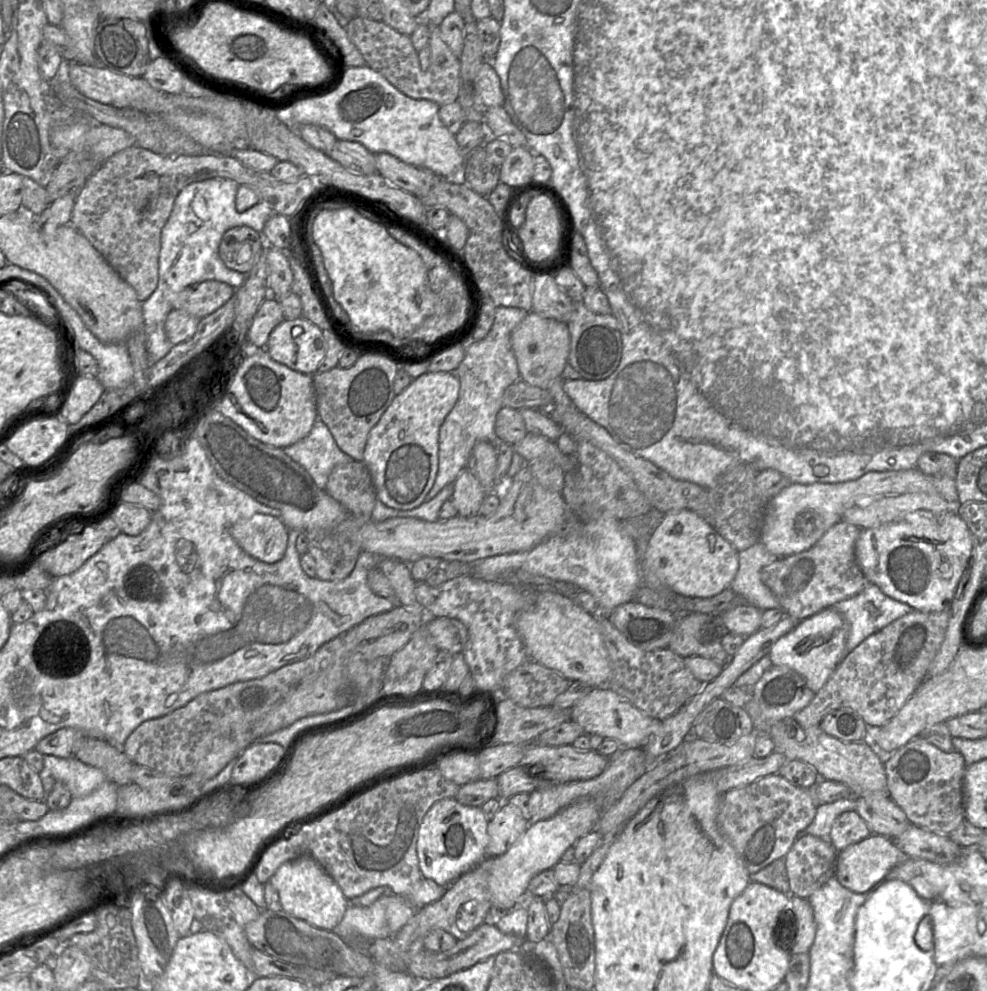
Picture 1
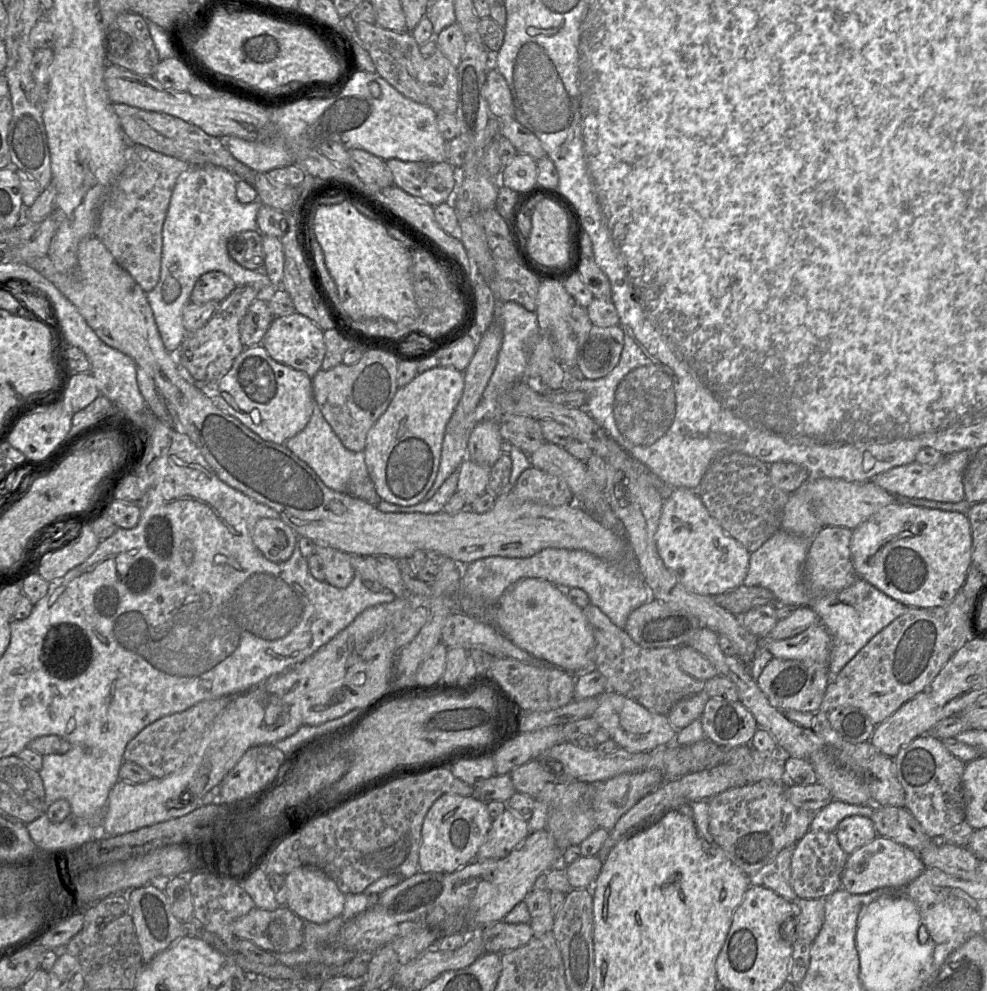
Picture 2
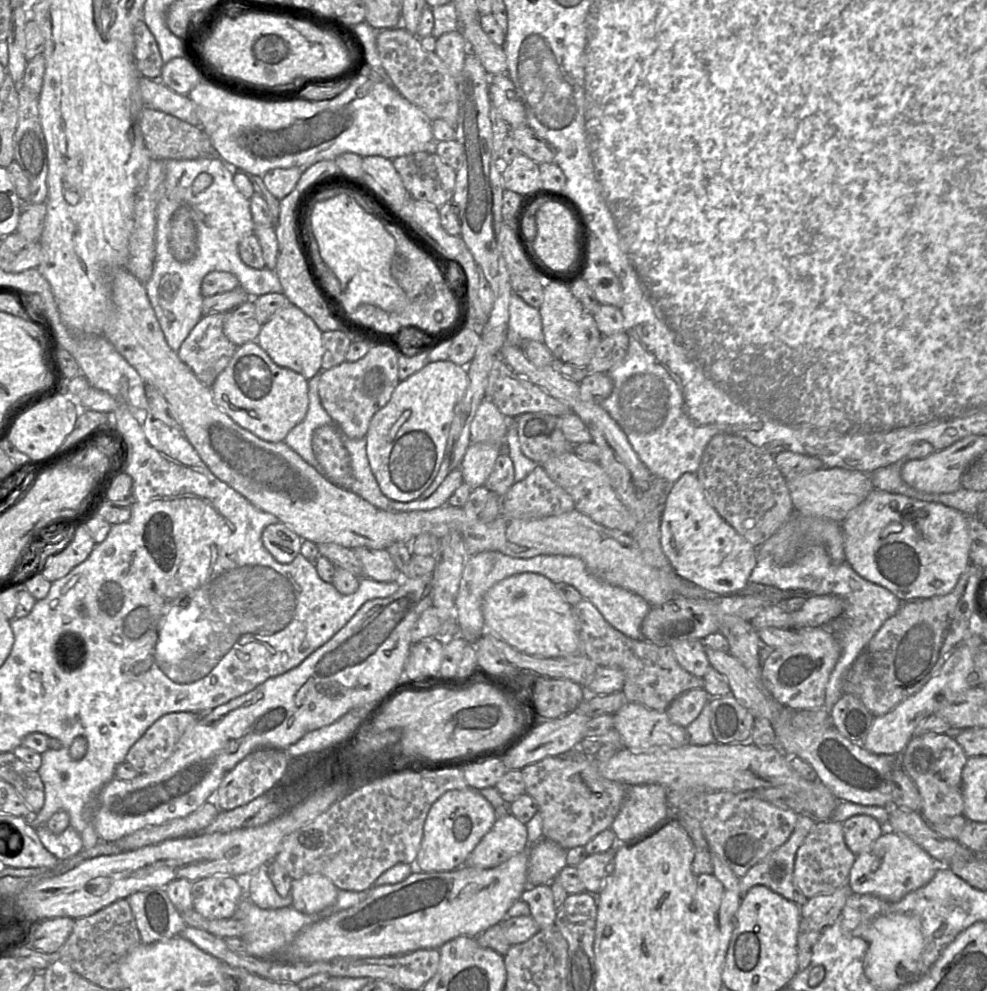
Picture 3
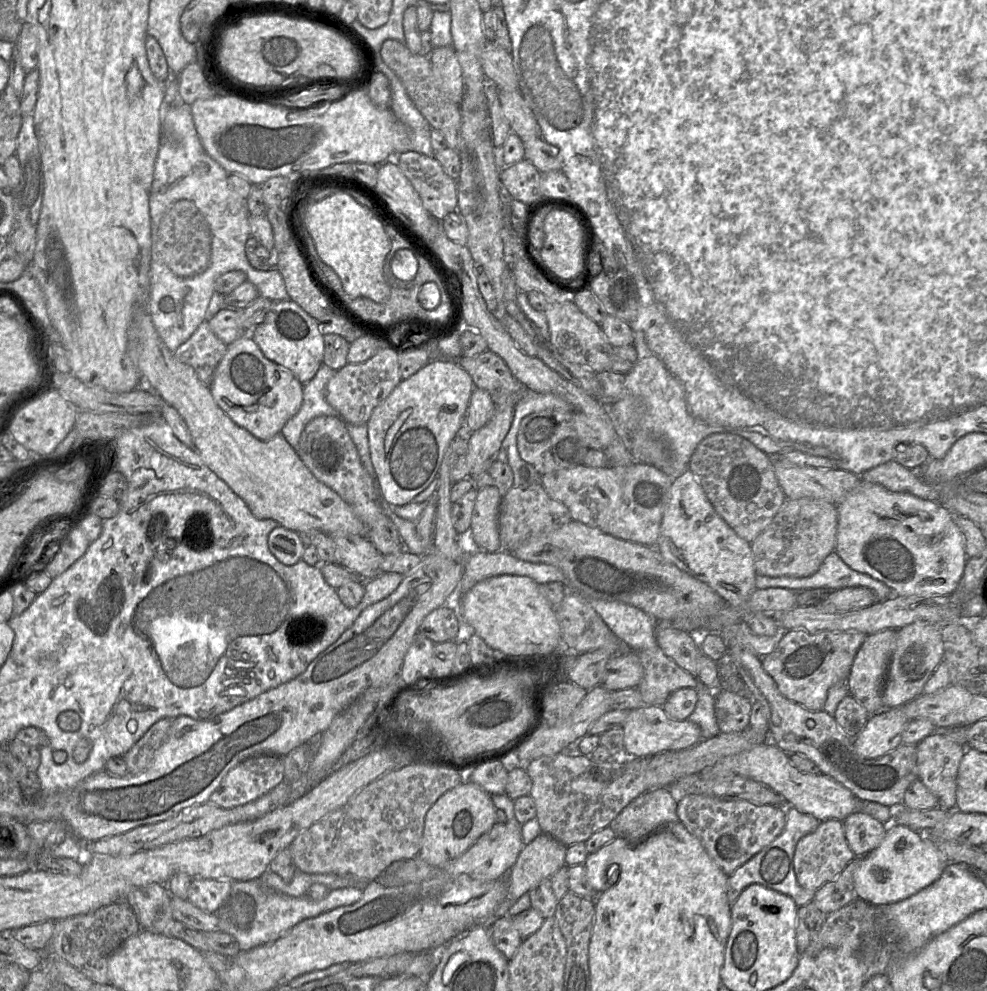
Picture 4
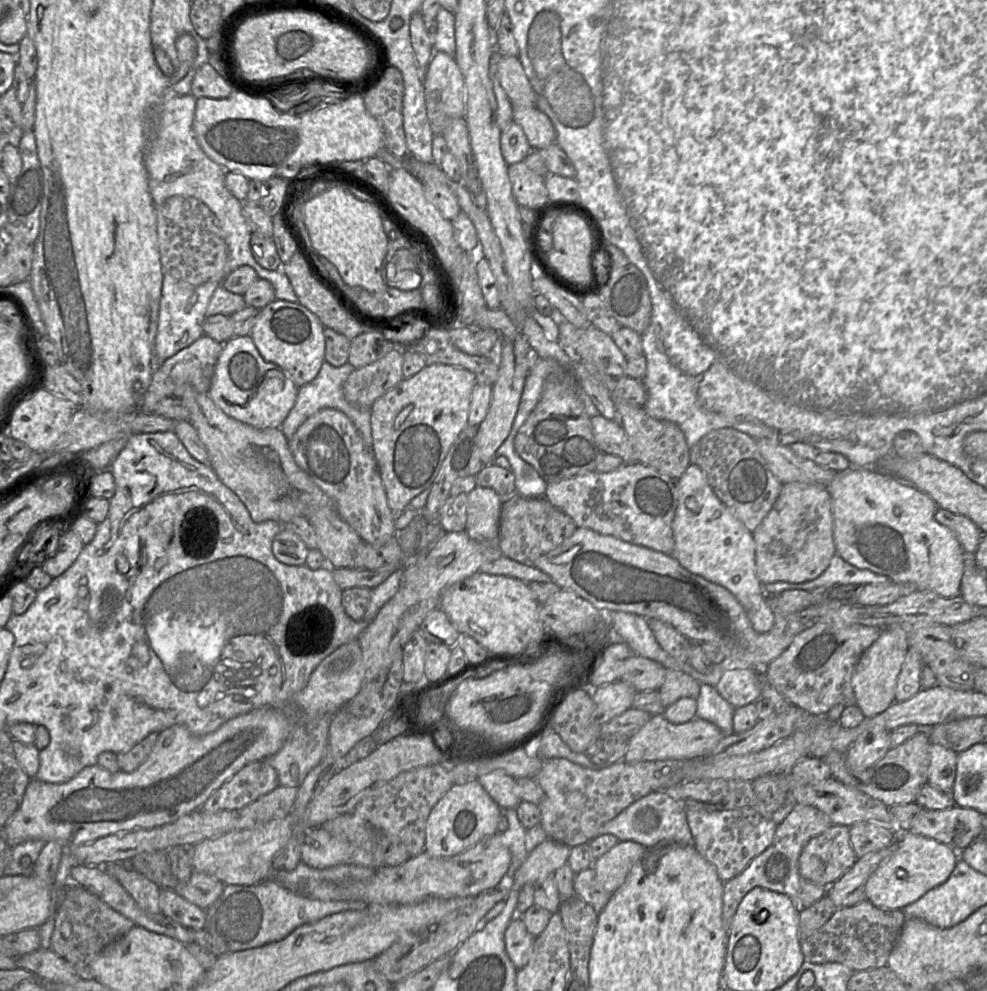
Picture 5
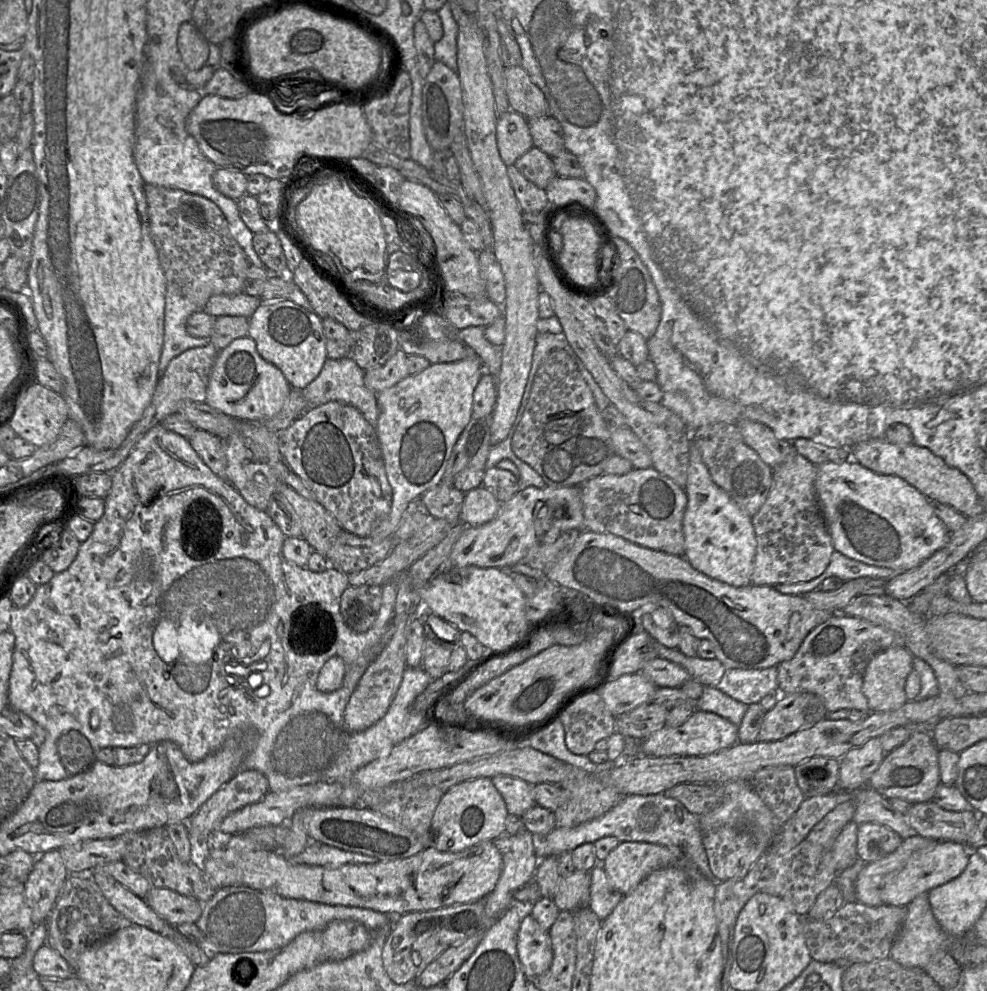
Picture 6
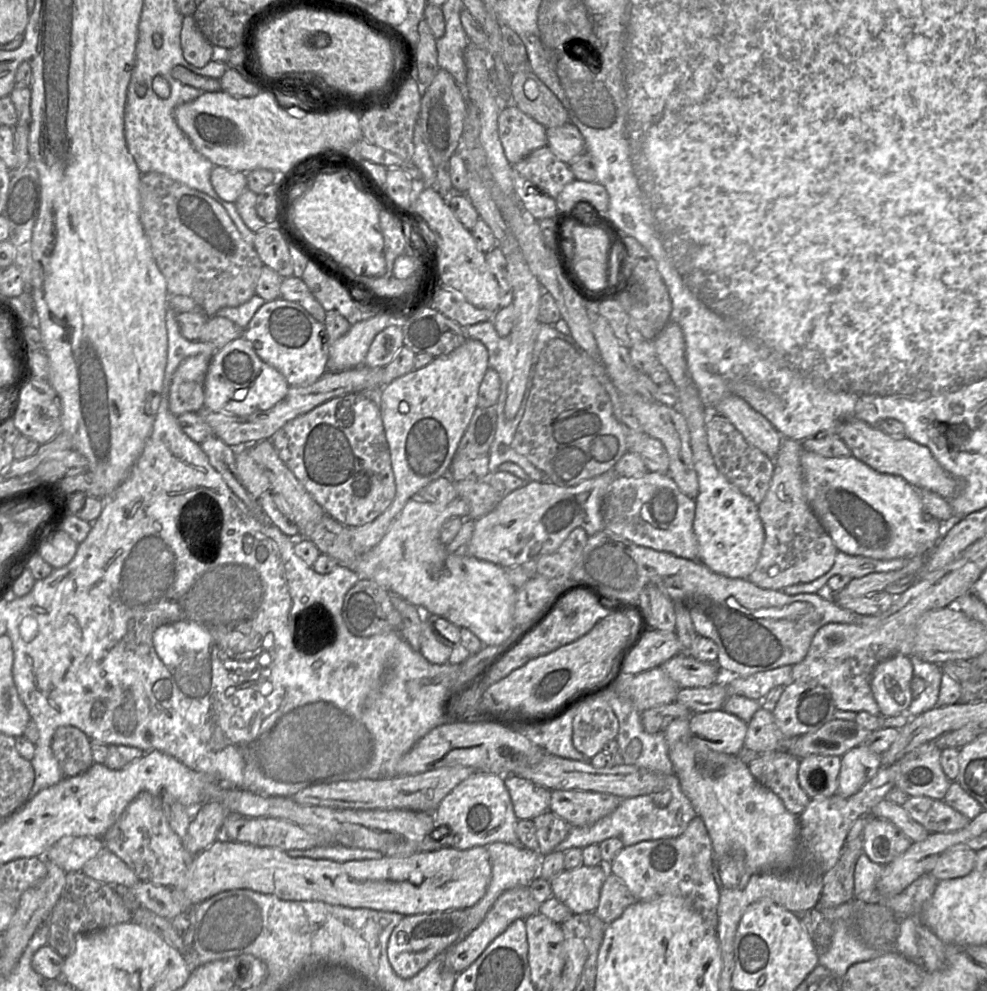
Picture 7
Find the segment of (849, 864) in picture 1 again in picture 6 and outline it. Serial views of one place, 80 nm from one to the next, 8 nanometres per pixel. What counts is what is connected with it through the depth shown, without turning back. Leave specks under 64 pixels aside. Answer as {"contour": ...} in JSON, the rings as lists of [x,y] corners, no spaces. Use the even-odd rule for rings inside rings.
{"contour":[[[938,841],[931,850],[914,853],[906,866],[884,885],[881,891],[883,904],[908,906],[918,895],[958,877],[967,867],[969,857],[970,850],[965,844],[951,841]]]}

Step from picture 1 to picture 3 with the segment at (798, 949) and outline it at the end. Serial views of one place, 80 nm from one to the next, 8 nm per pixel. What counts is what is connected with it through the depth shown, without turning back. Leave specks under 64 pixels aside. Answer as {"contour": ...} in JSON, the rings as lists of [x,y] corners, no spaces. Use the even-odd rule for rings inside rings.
{"contour":[[[845,885],[831,893],[813,896],[806,904],[800,906],[801,916],[816,923],[821,933],[824,928],[835,922],[851,893],[849,886]]]}

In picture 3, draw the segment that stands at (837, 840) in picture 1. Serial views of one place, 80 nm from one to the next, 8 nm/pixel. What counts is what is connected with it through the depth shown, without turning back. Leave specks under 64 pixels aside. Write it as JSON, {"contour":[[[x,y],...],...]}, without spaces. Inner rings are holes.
{"contour":[[[854,815],[842,822],[843,837],[848,848],[858,855],[879,838],[885,827],[870,815]]]}

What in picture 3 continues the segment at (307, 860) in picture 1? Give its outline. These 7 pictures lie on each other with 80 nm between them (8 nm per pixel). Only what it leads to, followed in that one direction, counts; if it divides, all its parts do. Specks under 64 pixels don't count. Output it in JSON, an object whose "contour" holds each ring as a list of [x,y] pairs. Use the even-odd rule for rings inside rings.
{"contour":[[[308,874],[291,882],[291,906],[305,914],[314,914],[335,903],[338,888],[320,874]]]}

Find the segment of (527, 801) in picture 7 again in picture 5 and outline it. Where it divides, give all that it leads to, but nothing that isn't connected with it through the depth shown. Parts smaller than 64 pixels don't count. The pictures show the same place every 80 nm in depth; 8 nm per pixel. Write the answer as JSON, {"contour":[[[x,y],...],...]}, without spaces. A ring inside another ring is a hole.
{"contour":[[[504,770],[492,771],[477,780],[501,809],[515,809],[522,801],[515,794],[516,778]]]}

